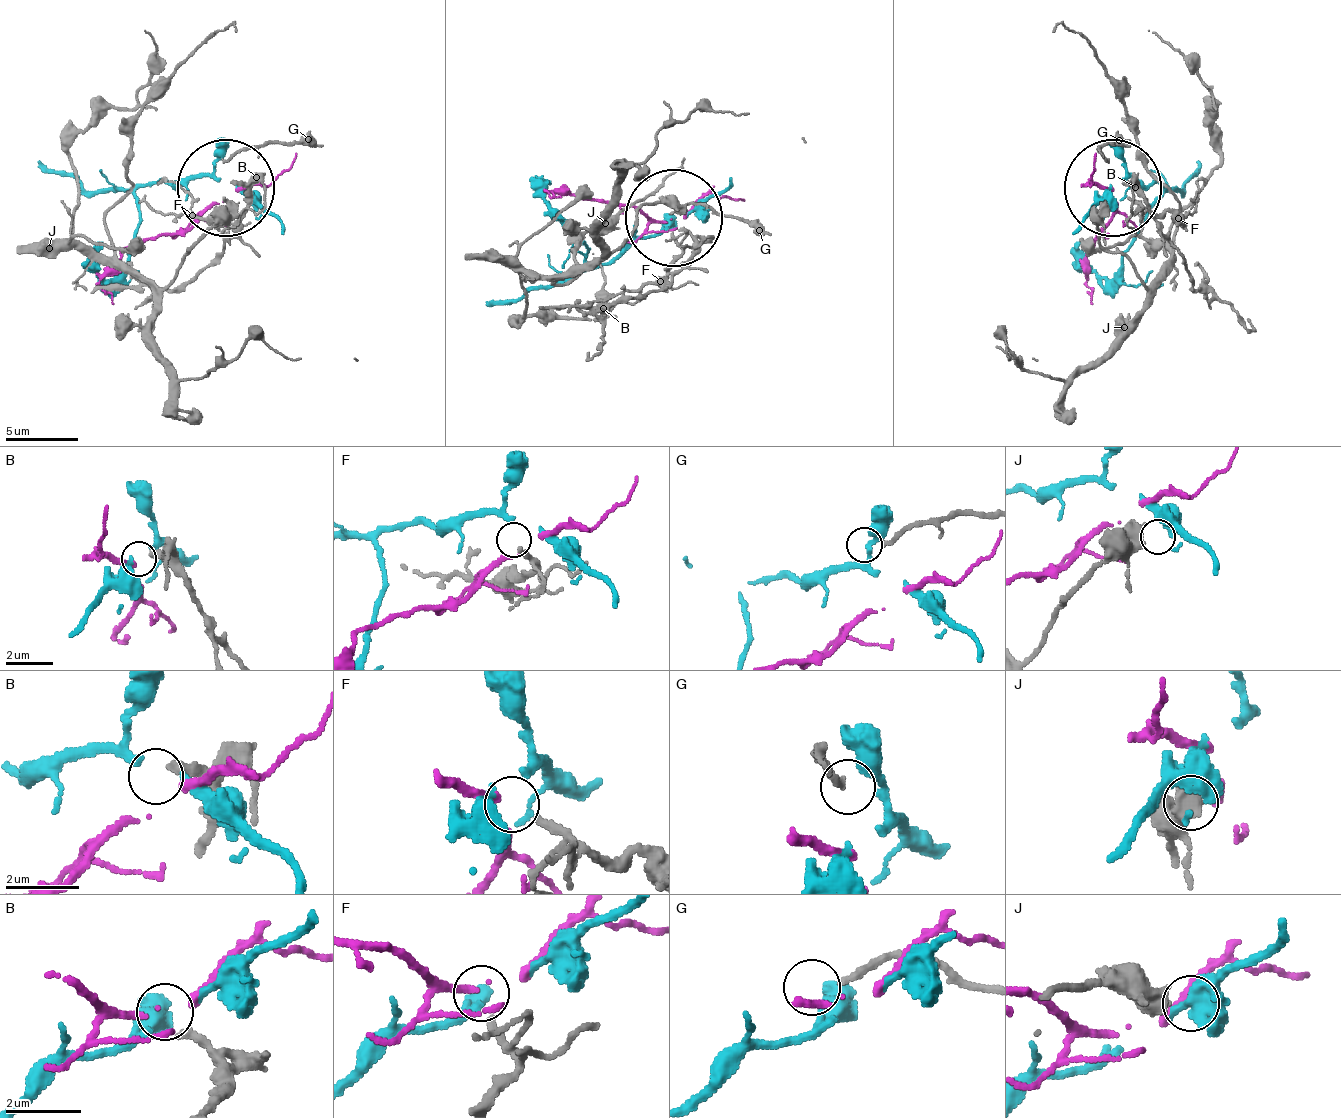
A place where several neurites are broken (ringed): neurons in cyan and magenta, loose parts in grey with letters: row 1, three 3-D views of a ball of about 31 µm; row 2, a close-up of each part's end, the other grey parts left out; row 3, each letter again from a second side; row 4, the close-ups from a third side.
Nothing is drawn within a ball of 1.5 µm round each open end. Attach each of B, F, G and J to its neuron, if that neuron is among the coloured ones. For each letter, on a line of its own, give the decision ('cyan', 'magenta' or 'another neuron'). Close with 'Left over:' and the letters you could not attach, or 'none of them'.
B: another neuron
F: magenta
G: another neuron
J: another neuron
Left over: B, G, J

